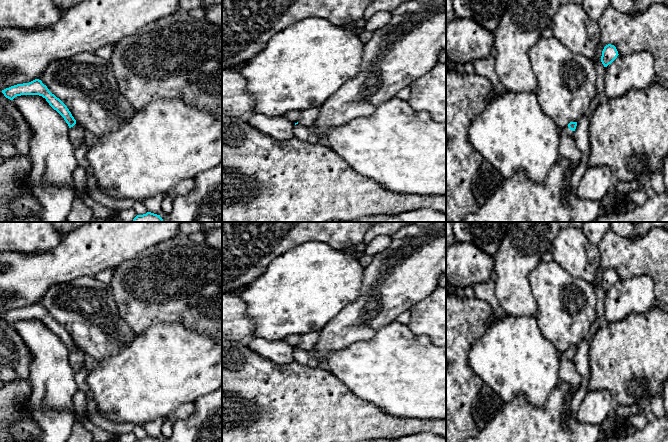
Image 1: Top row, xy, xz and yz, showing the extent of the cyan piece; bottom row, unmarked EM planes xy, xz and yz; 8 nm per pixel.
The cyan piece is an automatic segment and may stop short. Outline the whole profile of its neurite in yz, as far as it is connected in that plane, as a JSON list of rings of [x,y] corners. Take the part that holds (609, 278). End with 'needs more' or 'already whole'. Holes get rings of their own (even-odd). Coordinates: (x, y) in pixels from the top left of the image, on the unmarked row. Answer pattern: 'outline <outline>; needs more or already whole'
outline [[[608,268],[604,271],[601,280],[601,286],[604,291],[611,288],[618,280],[618,275],[614,269]]]; already whole

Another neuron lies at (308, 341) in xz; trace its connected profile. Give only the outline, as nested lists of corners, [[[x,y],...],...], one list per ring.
[[[320,331],[301,335],[301,343],[299,344],[298,349],[311,352],[319,336],[320,336]]]

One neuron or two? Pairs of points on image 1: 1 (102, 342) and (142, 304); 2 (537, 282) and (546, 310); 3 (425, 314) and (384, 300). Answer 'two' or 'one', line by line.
1: two
2: one
3: two

